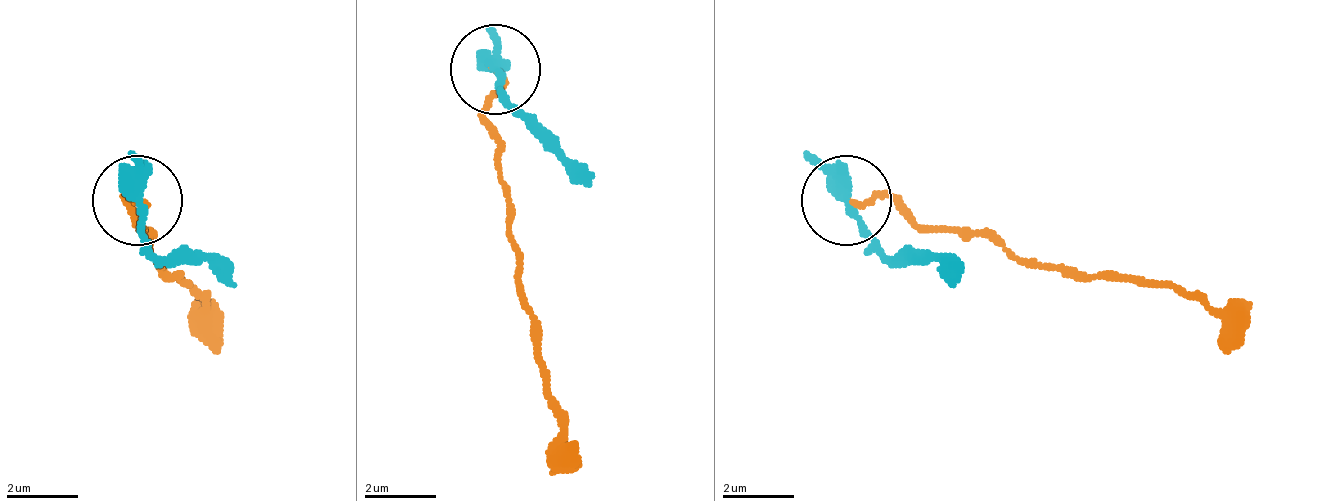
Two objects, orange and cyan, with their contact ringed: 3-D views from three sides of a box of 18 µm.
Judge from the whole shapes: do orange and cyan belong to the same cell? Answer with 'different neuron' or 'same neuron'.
different neuron

